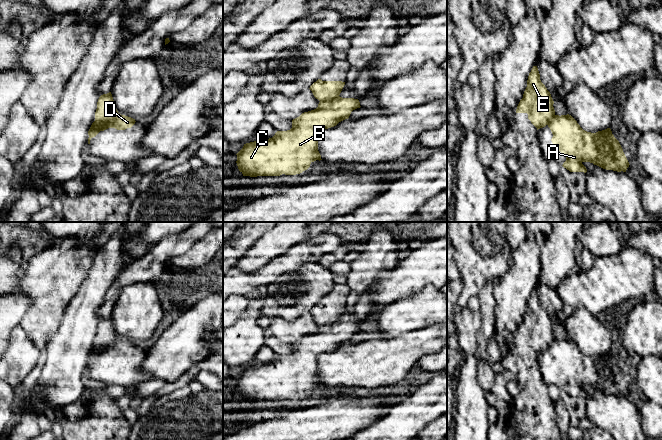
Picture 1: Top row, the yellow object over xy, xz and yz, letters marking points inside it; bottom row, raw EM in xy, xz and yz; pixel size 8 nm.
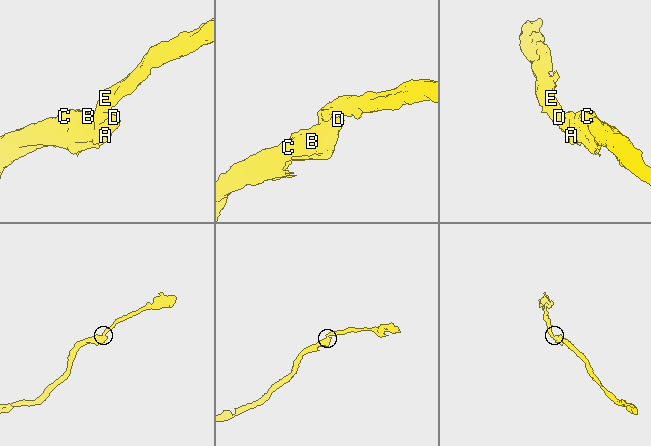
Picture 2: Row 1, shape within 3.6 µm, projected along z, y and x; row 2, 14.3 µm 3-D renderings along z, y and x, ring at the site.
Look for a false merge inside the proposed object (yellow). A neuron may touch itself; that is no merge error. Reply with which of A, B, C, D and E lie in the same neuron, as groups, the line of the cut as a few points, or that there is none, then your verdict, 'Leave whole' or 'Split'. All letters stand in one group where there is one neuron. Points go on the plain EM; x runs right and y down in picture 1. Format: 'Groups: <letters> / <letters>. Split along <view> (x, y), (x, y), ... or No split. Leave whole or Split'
Groups: A B C D / E. Split along xy (118, 337), (104, 345), (99, 354). Split

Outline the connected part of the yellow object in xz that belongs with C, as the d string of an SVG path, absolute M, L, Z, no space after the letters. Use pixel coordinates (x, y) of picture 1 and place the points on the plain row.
M338 320L332 325L320 325L316 333L304 336L293 343L290 354L277 355L272 362L244 368L243 372L236 378L239 395L243 400L250 401L302 397L310 391L312 386L322 384L318 375L318 357L348 343L351 336L360 331L359 324L354 322Z

